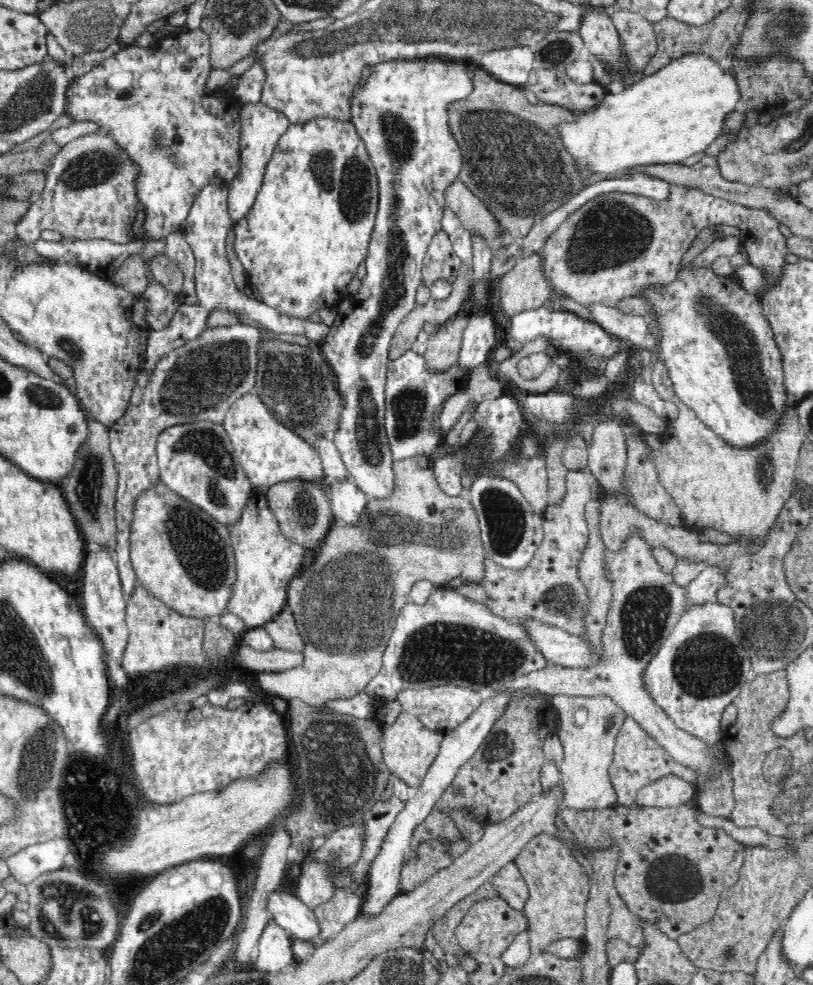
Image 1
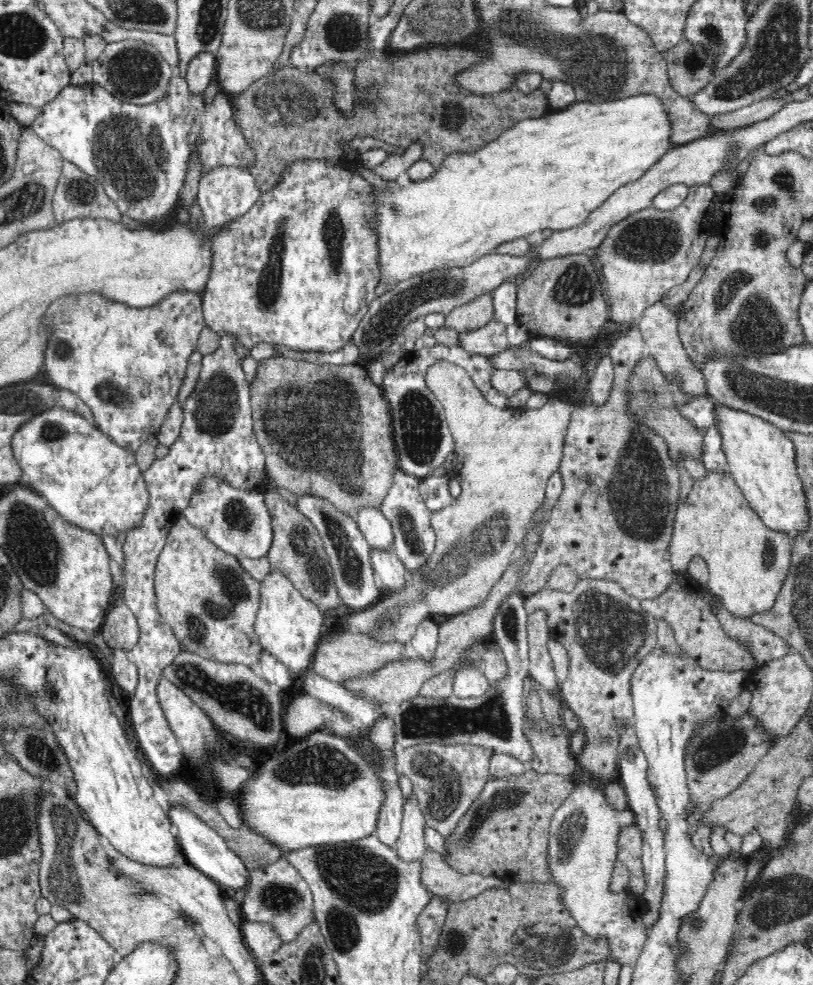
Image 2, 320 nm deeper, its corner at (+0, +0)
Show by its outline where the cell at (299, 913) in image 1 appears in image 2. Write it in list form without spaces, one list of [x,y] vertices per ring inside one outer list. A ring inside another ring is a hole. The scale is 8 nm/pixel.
[[[180,803],[169,806],[168,818],[177,835],[177,843],[189,865],[209,876],[222,890],[229,894],[248,884],[250,872],[246,870],[242,860],[204,820],[199,819],[190,809],[180,805]]]

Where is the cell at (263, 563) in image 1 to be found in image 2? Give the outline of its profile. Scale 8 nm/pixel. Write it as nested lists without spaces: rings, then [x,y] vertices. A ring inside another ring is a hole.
[[[270,567],[271,571],[260,583],[260,608],[257,610],[254,632],[263,650],[273,654],[297,678],[312,667],[316,644],[325,634],[327,623],[319,606],[304,598],[282,570]]]

